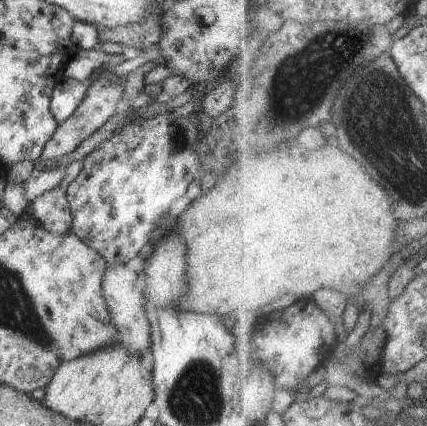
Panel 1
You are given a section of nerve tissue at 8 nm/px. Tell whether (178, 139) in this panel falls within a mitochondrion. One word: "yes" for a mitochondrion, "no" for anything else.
yes

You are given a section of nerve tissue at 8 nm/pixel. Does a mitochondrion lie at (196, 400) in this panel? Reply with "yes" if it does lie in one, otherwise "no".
yes

